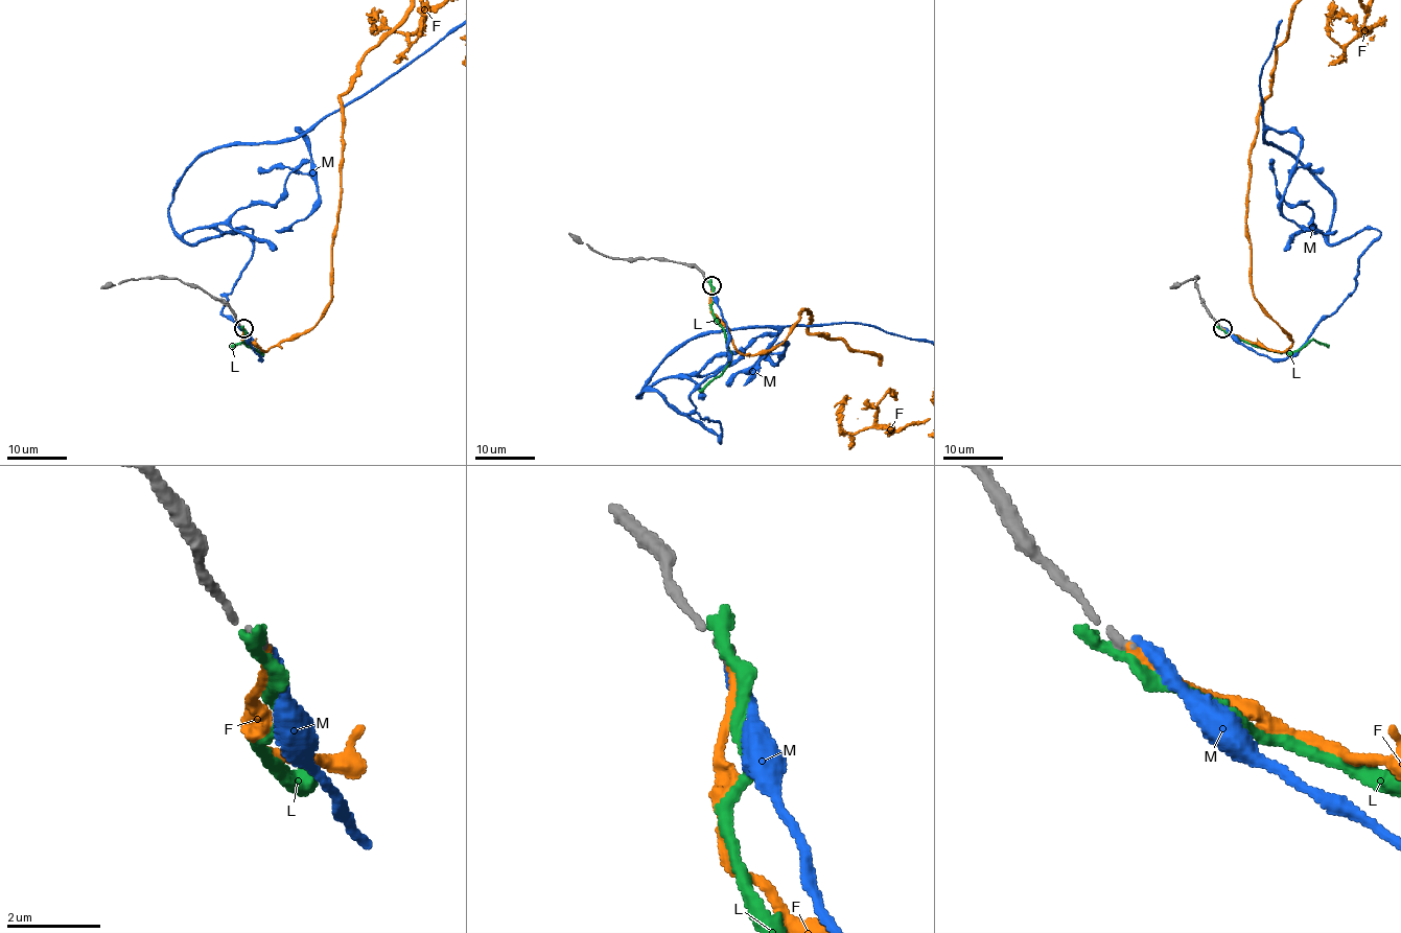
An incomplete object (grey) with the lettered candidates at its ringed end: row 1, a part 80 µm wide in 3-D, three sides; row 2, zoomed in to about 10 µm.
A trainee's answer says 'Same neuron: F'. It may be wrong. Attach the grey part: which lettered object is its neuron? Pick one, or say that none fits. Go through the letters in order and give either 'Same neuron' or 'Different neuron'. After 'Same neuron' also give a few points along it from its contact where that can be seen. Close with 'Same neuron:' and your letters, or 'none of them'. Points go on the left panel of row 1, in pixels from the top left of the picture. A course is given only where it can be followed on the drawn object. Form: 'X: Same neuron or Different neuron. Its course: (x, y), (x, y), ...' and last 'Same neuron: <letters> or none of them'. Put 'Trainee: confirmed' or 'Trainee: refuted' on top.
Trainee: confirmed
F: Same neuron
L: Different neuron
M: Different neuron
Same neuron: F

